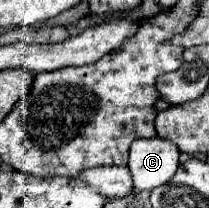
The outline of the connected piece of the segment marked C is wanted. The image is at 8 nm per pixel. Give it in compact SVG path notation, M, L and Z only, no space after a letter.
M149 138L149 140L135 140L129 150L129 170L133 174L133 188L135 192L151 192L157 186L167 184L179 166L179 150L175 144L163 138Z

